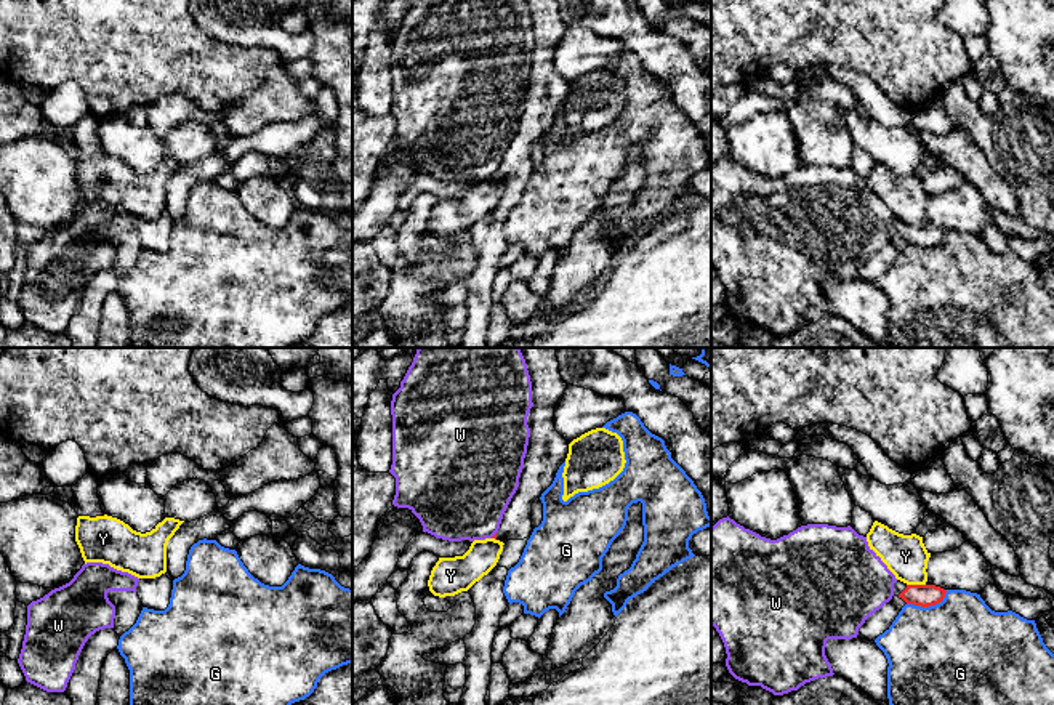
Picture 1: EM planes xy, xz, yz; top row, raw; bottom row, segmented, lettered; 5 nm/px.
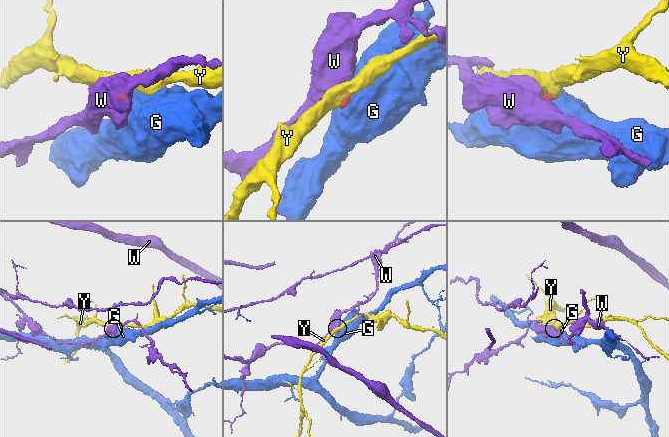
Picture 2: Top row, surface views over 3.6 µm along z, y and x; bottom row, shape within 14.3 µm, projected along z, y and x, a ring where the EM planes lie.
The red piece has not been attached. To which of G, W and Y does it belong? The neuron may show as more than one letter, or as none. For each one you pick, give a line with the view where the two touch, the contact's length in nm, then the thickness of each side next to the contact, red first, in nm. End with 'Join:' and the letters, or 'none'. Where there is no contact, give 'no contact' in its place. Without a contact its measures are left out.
Join: none

